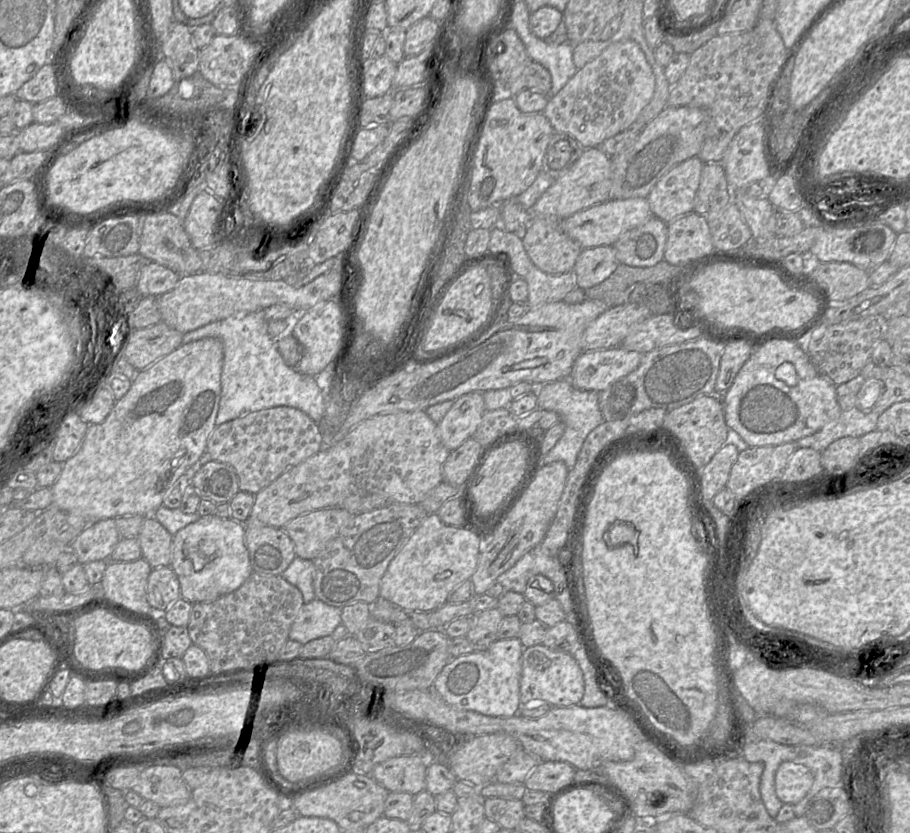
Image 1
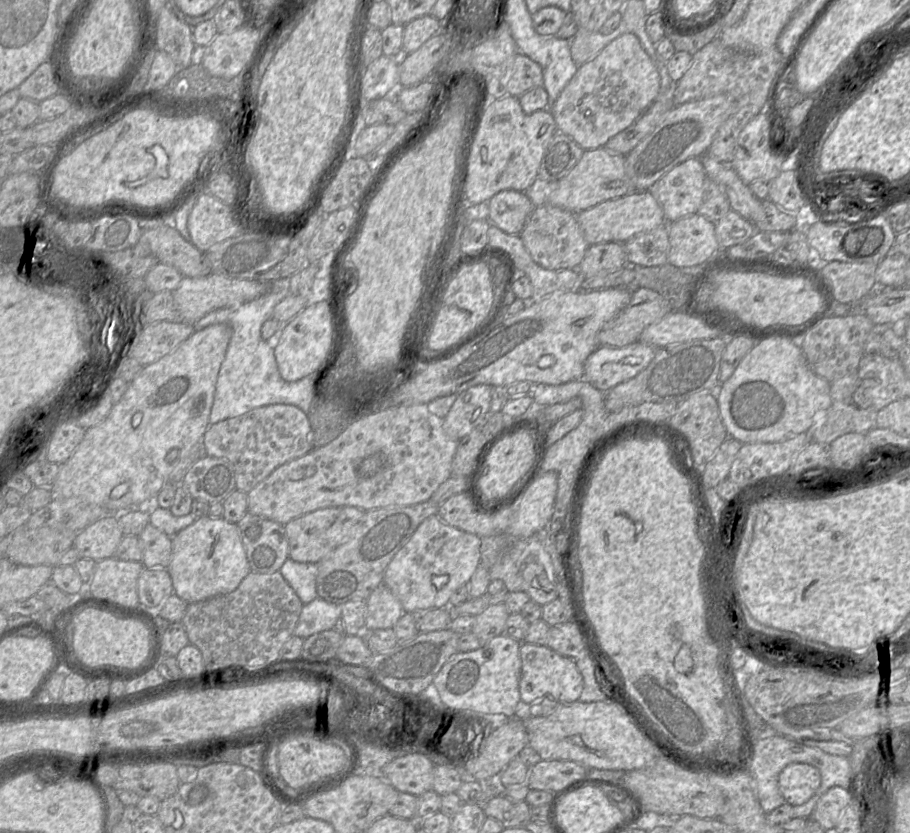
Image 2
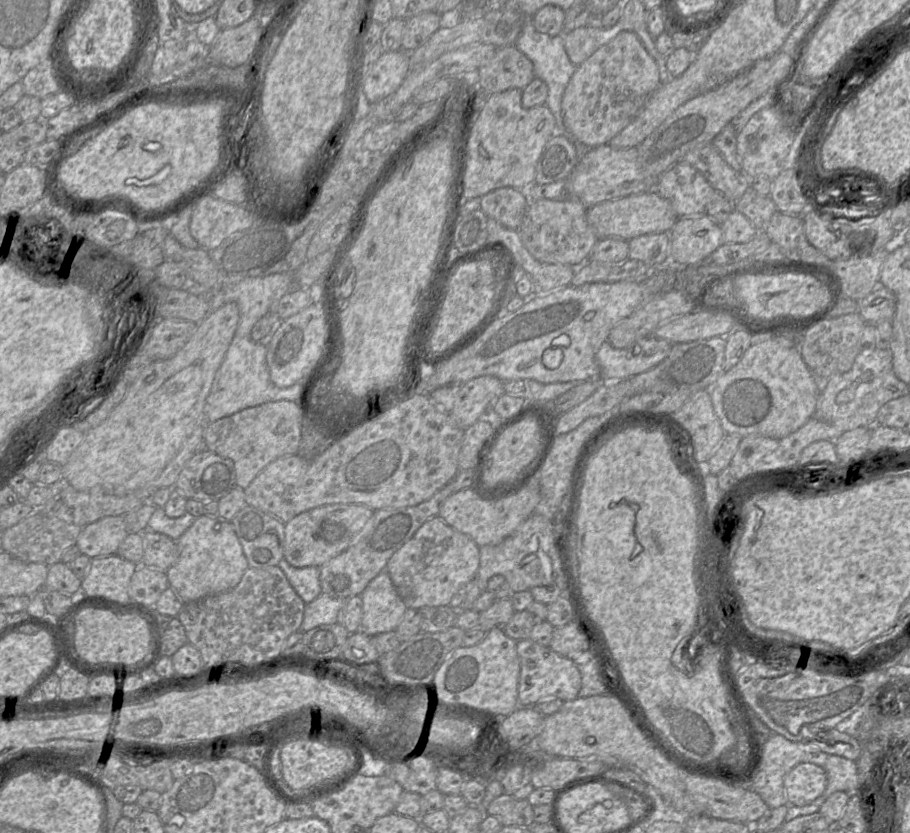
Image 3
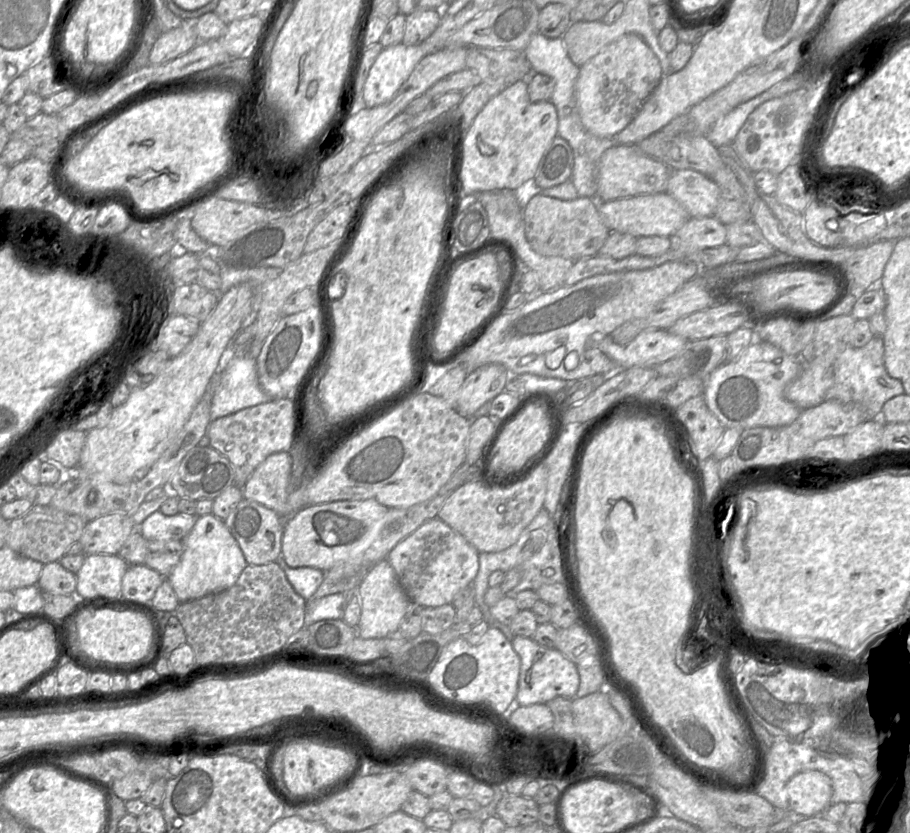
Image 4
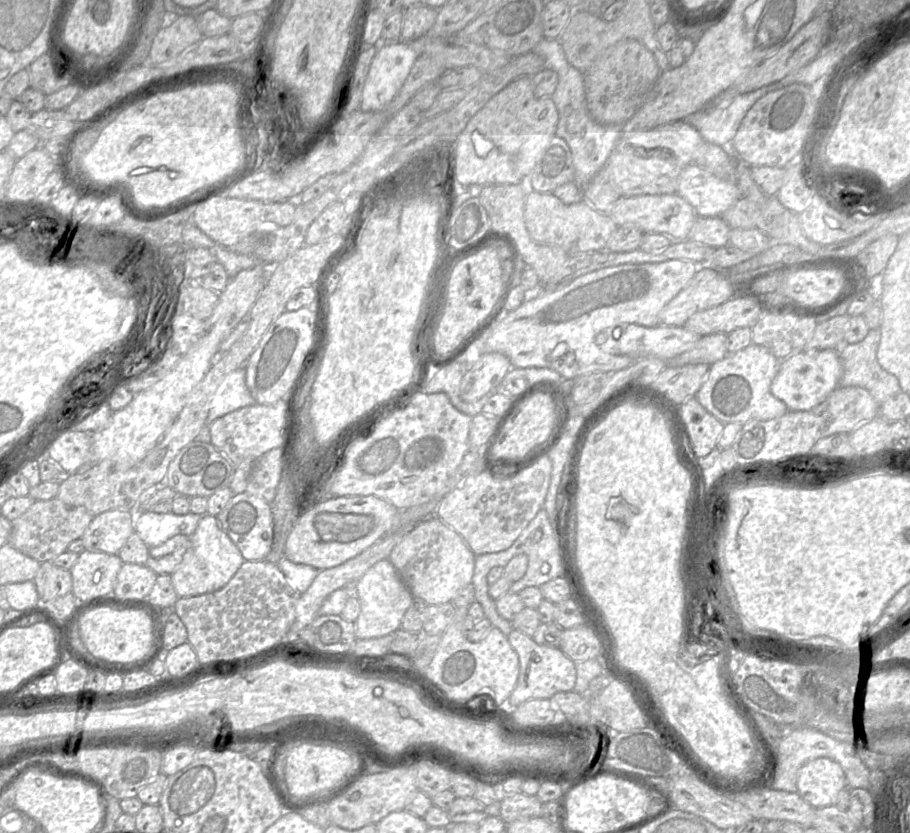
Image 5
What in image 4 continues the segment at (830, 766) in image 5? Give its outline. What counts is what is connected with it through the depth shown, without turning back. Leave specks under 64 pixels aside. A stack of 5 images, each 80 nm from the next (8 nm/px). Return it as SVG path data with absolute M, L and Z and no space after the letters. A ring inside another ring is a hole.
M820 770L794 774L787 782L788 808L812 816L832 804L831 778Z

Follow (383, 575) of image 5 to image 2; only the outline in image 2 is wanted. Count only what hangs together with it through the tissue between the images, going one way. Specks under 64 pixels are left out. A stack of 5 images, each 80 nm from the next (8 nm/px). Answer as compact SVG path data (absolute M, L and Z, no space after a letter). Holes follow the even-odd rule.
M380 584L366 600L365 629L394 628L404 609L399 600L384 585Z

